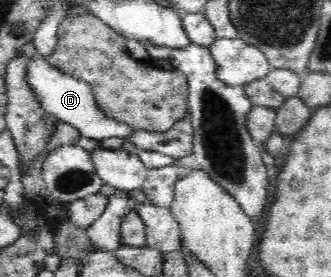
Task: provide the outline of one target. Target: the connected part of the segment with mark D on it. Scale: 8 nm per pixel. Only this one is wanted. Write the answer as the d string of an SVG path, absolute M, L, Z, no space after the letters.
M38 52L32 58L29 58L25 81L44 113L51 114L58 121L76 127L84 138L101 141L106 140L106 138L125 139L134 131L125 124L119 124L119 122L103 116L101 110L95 106L91 90L85 82L75 80L62 71L54 69L50 62L46 60L46 57Z

